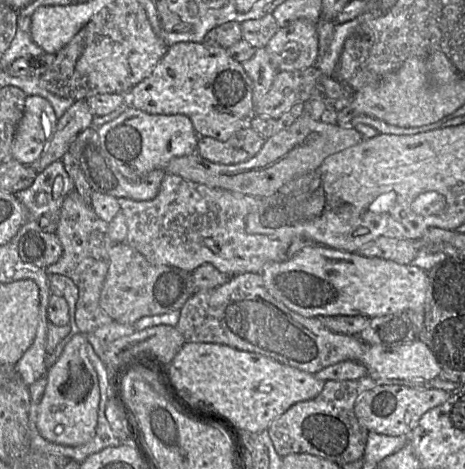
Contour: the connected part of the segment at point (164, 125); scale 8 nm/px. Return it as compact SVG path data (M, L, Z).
M127 107L118 117L99 126L97 133L103 155L123 176L132 181L138 181L155 170L164 170L172 158L195 154L200 138L192 121L185 115L150 114L133 107Z

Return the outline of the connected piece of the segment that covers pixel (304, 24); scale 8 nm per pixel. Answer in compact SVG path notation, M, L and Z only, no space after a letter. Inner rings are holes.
M306 19L292 21L274 34L266 50L279 71L295 71L315 66L319 58L316 24Z

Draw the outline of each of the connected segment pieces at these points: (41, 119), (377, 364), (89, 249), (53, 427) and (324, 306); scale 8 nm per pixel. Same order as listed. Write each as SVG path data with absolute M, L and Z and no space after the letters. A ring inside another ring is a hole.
M30 95L25 102L24 114L17 127L11 157L32 166L51 140L58 117L51 103L39 95Z
M419 339L396 348L387 348L380 345L367 345L368 348L360 358L359 362L367 367L368 376L371 376L372 378L423 378L423 380L429 381L437 378L441 372L441 367L436 357L428 346Z
M76 190L66 196L56 230L63 252L60 259L48 266L46 271L48 274L66 276L78 287L75 322L79 332L83 334L89 334L113 321L99 305L101 289L108 272L108 251L114 244L108 236L108 225Z
M80 333L66 345L58 361L48 370L48 383L38 407L37 426L50 442L81 446L95 435L100 403L100 386L96 370L87 354L87 340Z
M319 244L303 247L291 258L267 263L260 276L268 292L290 310L304 316L356 316L369 319L421 310L426 299L426 271L412 264L367 258Z

